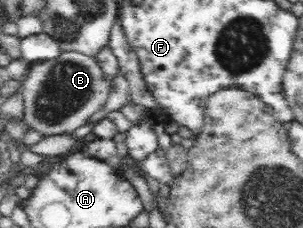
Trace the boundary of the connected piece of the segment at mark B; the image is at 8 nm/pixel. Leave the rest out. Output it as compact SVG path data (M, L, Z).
M61 51L57 58L32 63L26 77L21 81L25 122L29 129L41 133L43 137L71 134L85 124L92 114L103 109L111 88L112 80L105 77L105 71L95 57L79 51Z

